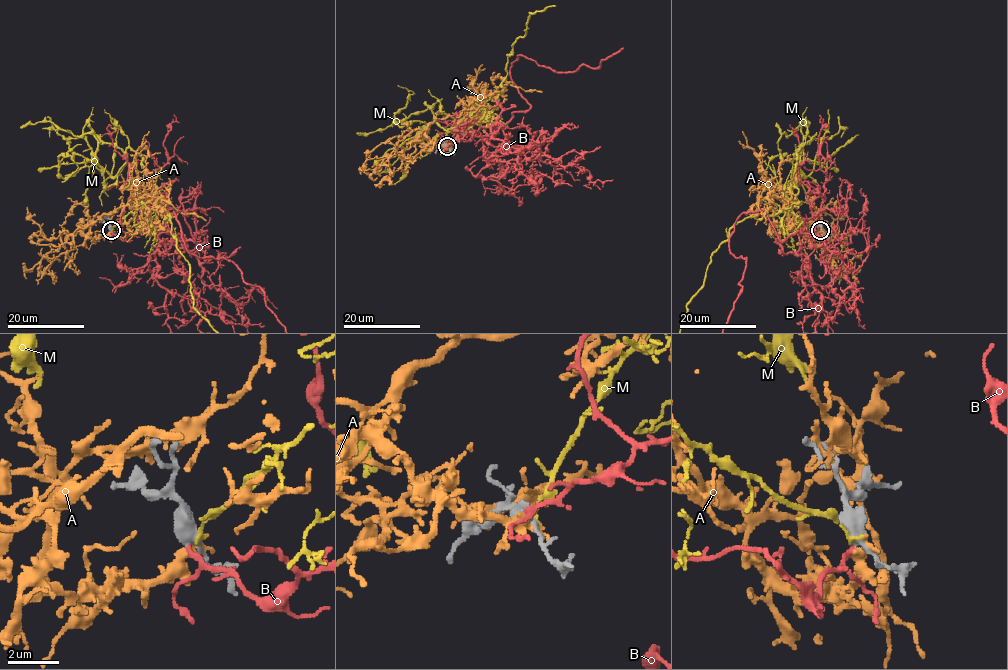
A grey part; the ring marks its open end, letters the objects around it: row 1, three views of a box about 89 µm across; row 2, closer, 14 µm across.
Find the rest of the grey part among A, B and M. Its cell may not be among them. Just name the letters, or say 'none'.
B

